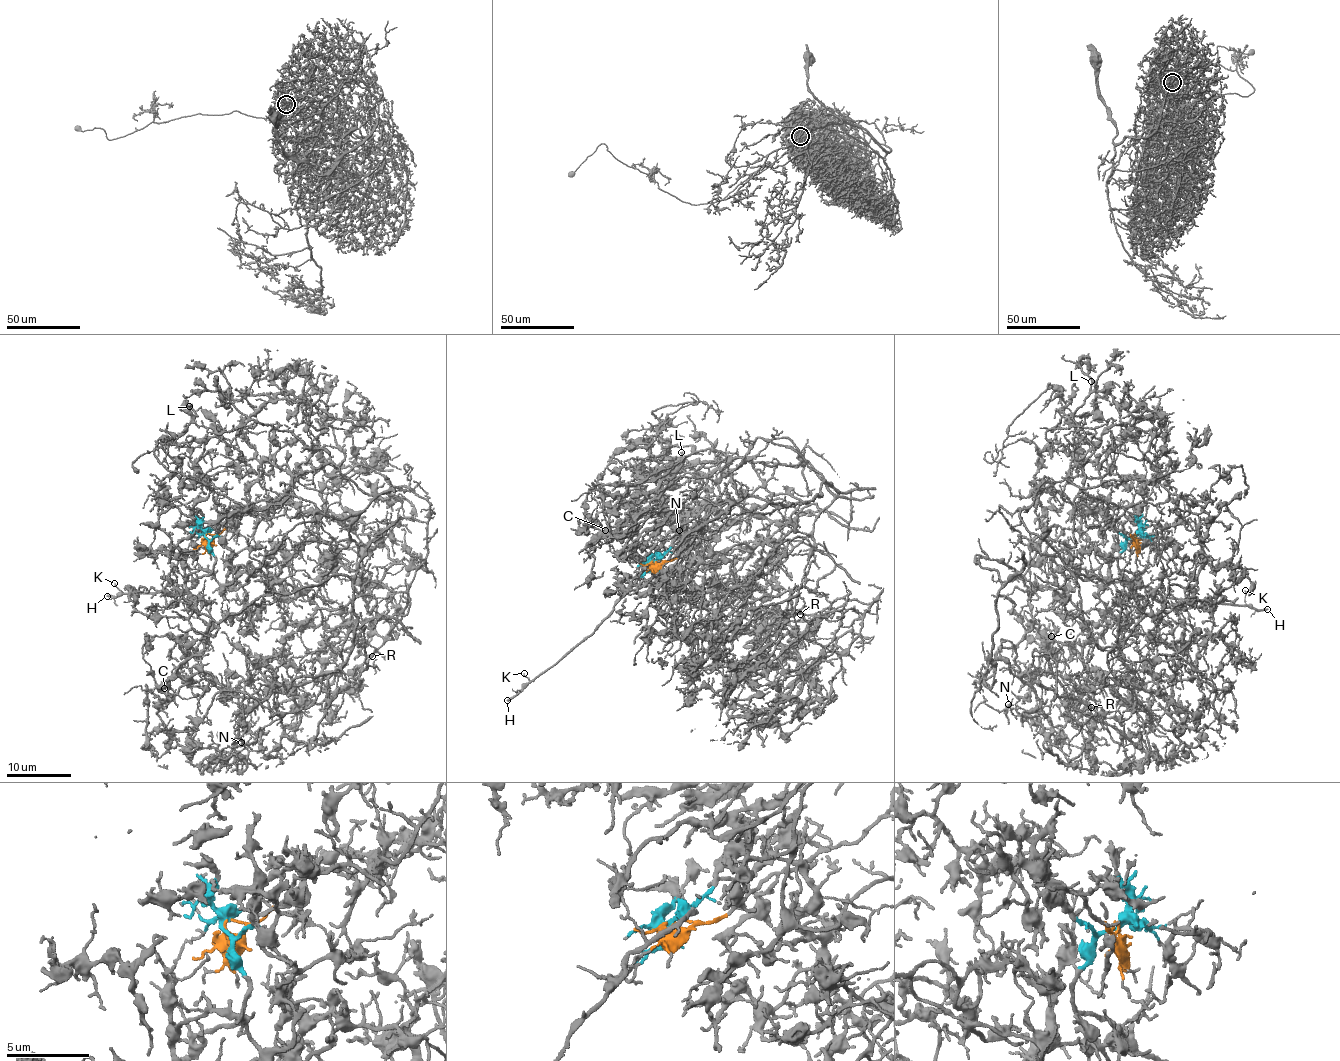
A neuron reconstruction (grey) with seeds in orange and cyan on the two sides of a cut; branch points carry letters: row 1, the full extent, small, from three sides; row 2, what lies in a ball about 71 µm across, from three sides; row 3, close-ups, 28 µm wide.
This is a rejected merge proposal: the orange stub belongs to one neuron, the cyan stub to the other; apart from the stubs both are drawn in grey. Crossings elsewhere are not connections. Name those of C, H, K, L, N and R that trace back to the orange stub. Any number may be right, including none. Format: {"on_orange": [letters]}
{"on_orange": ["C", "L", "N", "R"]}

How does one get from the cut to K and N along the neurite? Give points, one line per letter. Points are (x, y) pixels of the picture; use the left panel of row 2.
K: (205, 535), (215, 560), (213, 570), (199, 578), (198, 584), (184, 592), (125, 593), (114, 583)
N: (205, 535), (291, 482), (170, 572), (211, 625), (182, 639), (188, 681), (256, 701), (219, 756), (241, 743)

